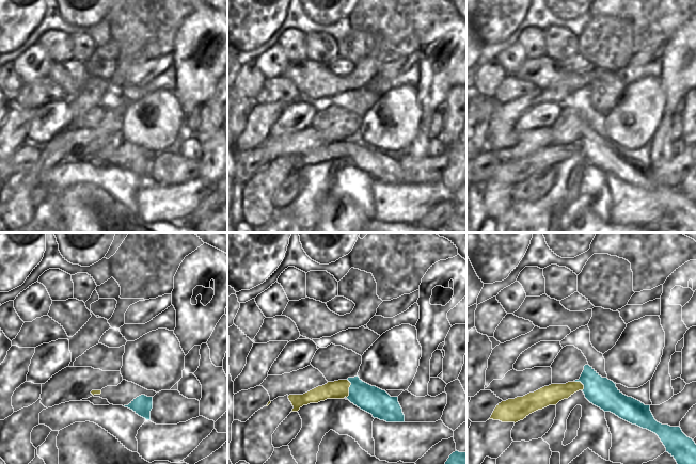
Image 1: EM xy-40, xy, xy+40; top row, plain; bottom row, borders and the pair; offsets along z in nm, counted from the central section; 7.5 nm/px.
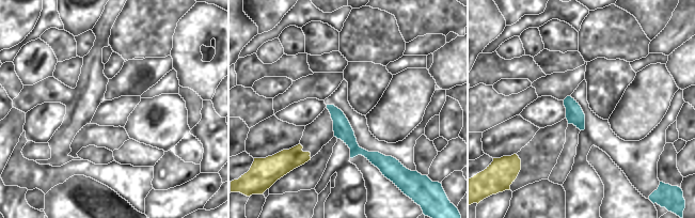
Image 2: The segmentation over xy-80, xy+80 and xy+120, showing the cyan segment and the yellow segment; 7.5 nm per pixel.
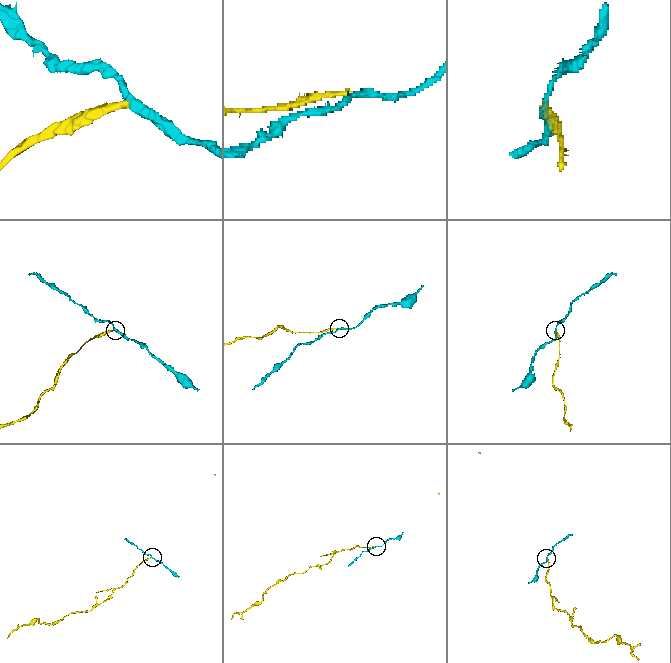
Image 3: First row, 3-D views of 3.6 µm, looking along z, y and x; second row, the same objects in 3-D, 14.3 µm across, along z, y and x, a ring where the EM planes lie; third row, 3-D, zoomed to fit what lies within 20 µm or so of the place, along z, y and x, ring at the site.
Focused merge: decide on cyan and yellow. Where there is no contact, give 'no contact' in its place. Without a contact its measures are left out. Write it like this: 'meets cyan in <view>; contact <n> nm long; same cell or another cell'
meets cyan in xy; contact 140 nm long; another cell

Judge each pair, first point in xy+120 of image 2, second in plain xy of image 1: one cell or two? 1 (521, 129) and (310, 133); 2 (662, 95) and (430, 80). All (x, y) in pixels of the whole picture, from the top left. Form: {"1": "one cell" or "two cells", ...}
{"1": "one cell", "2": "two cells"}

